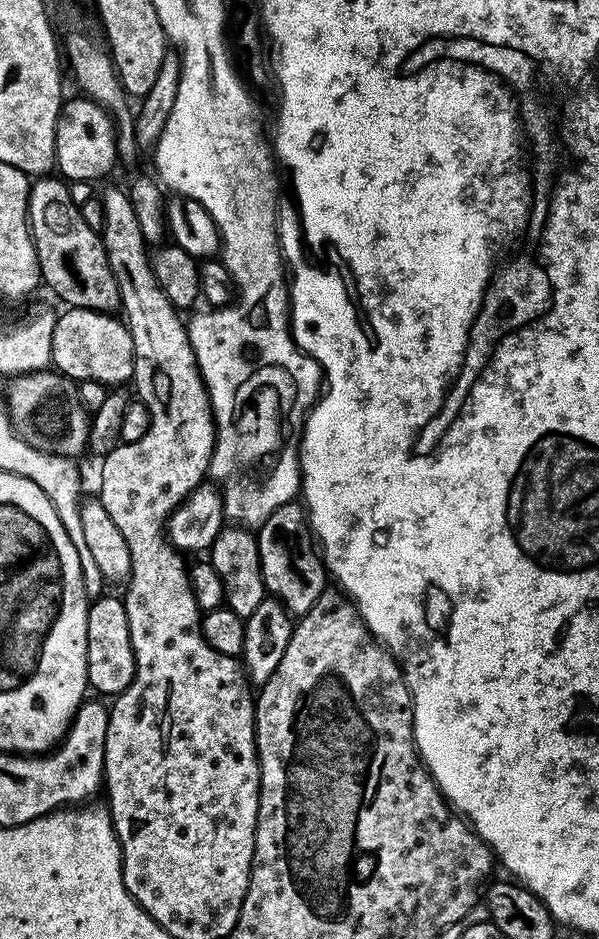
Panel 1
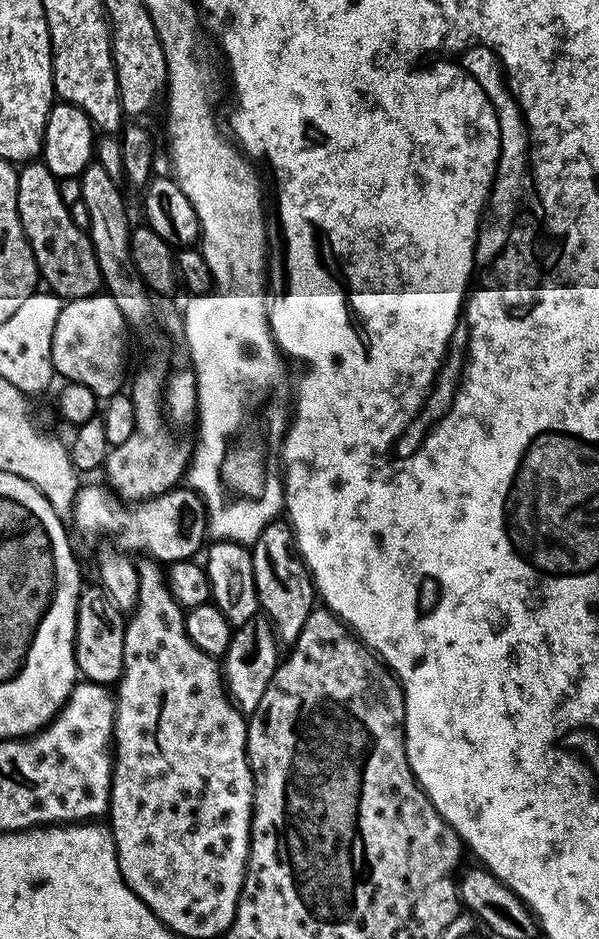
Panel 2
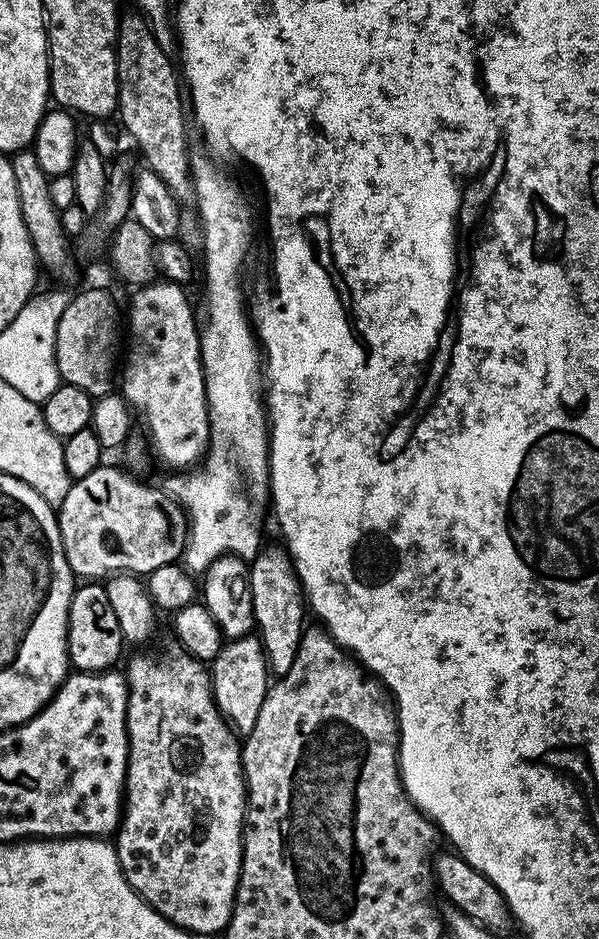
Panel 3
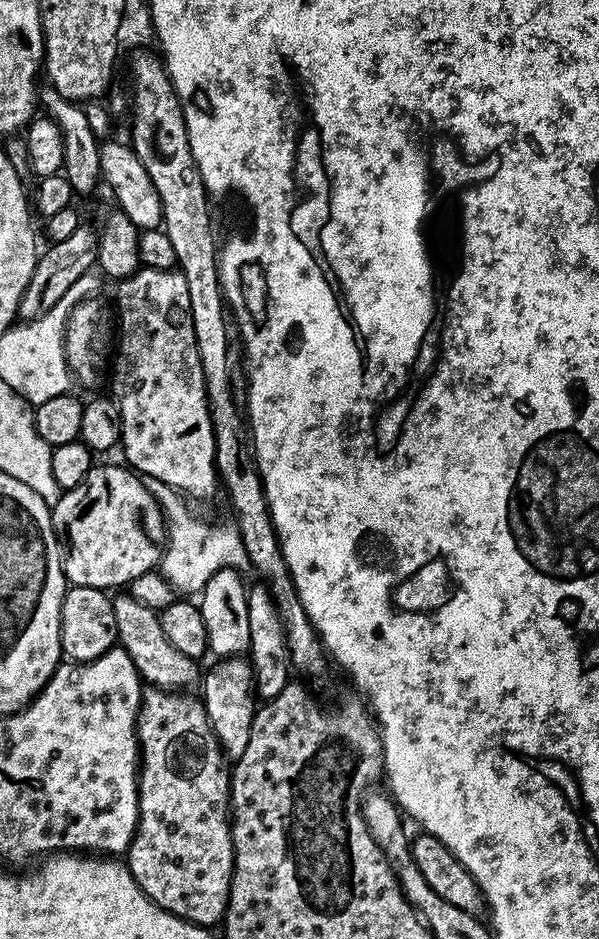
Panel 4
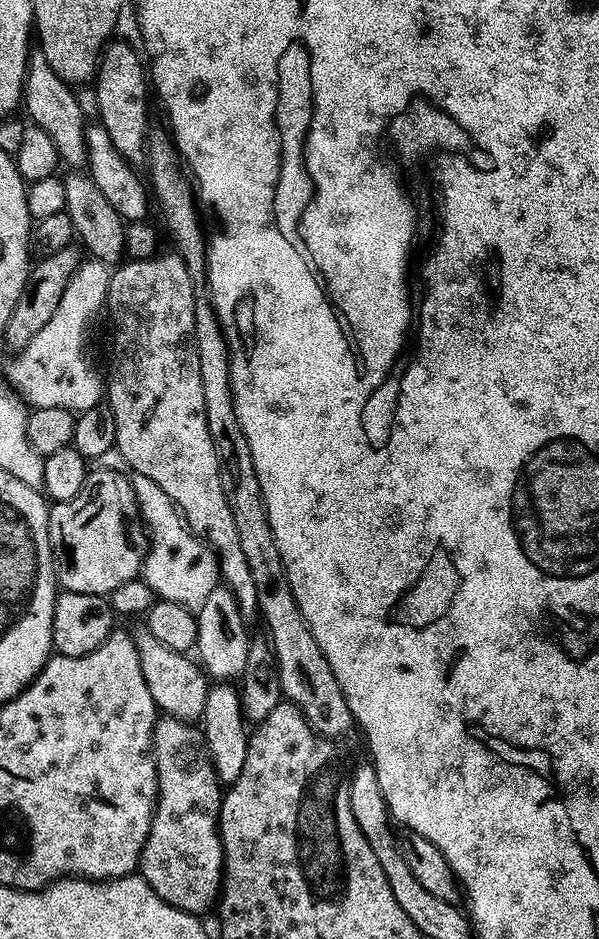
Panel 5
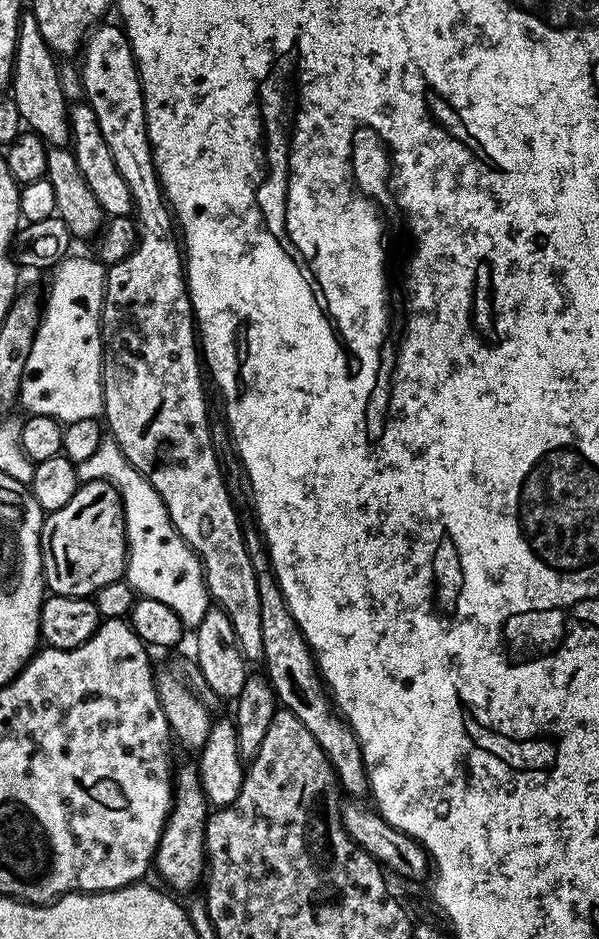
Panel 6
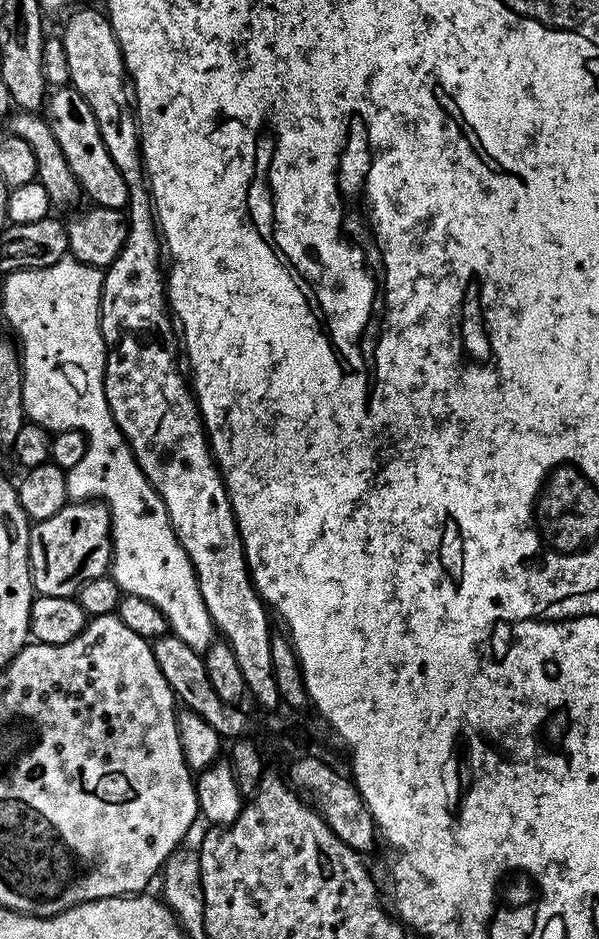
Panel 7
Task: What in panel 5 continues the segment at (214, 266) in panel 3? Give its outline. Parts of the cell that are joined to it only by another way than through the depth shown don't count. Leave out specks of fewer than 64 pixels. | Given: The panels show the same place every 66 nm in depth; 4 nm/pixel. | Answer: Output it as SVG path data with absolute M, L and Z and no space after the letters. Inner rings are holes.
M133 475L131 482L133 490L136 491L140 515L150 537L142 578L159 599L198 610L206 602L210 590L214 590L221 583L220 562L216 553L188 529L184 517L180 515L166 490L162 490L162 486L154 486L154 482L150 482L150 478L145 476Z

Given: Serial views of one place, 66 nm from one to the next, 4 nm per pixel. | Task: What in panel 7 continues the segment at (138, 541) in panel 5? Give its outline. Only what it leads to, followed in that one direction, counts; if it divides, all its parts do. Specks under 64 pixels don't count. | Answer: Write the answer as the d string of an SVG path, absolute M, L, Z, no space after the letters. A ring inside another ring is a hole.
M97 499L67 503L48 520L40 520L33 525L28 549L33 591L46 597L75 597L82 585L107 575L111 569L108 505Z

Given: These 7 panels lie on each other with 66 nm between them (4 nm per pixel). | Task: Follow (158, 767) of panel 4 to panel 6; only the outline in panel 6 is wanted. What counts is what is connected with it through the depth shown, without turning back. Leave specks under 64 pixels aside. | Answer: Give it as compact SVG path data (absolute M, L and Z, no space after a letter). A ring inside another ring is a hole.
M195 767L184 768L174 776L174 799L172 813L164 823L162 838L156 847L154 872L157 872L173 893L188 892L206 876L206 853L204 851L204 823L210 815L208 799L200 785L200 774Z

